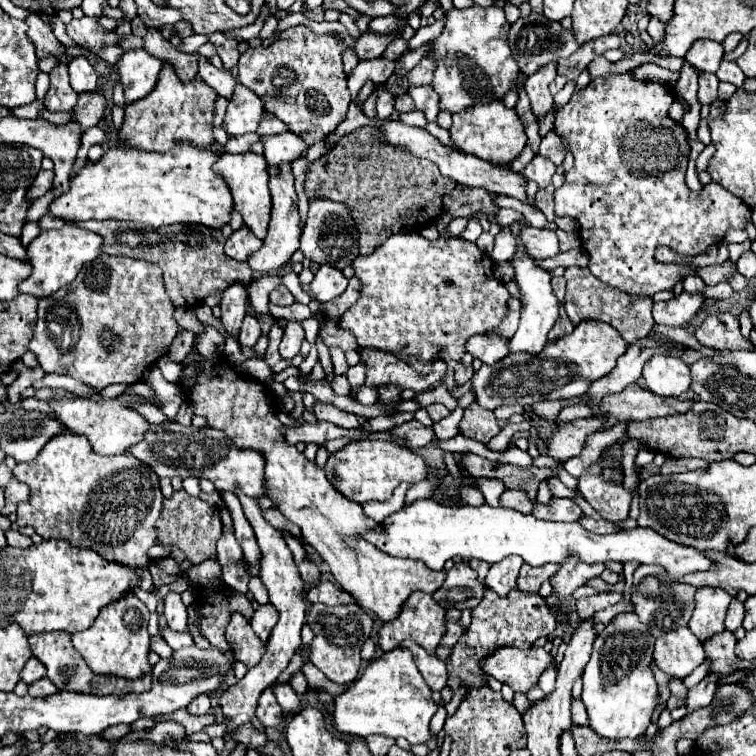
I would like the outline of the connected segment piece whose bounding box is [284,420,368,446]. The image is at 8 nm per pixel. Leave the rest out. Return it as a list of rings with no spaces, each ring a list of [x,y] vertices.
[[[302,422],[302,424],[288,424],[284,426],[284,438],[288,438],[288,444],[298,444],[298,442],[314,442],[322,446],[328,440],[336,438],[358,438],[364,440],[368,432],[364,430],[344,430],[332,422]]]

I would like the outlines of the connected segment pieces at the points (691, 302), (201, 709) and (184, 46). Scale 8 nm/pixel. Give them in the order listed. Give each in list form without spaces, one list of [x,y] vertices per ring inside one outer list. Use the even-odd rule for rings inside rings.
[[[684,290],[680,296],[668,302],[656,302],[654,322],[664,324],[664,326],[686,326],[690,318],[700,310],[704,300],[706,298],[702,294],[690,294]]]
[[[198,696],[190,706],[188,706],[190,714],[208,714],[210,712],[210,698],[208,696]]]
[[[194,34],[184,38],[178,50],[187,54],[192,54],[197,52],[198,49],[206,42],[208,42],[208,36]]]

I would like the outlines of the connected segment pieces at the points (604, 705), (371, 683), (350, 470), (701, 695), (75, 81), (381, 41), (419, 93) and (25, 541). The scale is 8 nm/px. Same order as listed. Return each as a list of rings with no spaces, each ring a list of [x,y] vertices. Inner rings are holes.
[[[618,614],[596,638],[590,662],[584,668],[582,702],[590,716],[590,728],[612,740],[638,738],[646,732],[658,704],[658,684],[652,672],[656,638],[636,614]]]
[[[396,648],[382,654],[378,660],[372,660],[364,674],[348,688],[348,694],[338,696],[334,704],[334,720],[340,732],[362,738],[370,734],[384,734],[390,738],[402,736],[410,744],[426,744],[430,750],[438,744],[436,736],[430,732],[430,718],[438,706],[408,648]]]
[[[364,440],[348,444],[340,452],[330,454],[324,470],[332,486],[336,486],[340,494],[358,504],[364,504],[368,500],[386,500],[392,496],[398,484],[420,482],[426,480],[428,476],[428,468],[422,456],[394,442],[380,442],[380,440]]]
[[[710,672],[698,686],[694,686],[694,688],[688,690],[686,706],[688,706],[690,712],[694,712],[700,706],[708,706],[712,702],[714,692],[716,692],[716,682],[718,682],[718,674]]]
[[[78,56],[78,58],[70,60],[68,70],[70,70],[70,86],[78,94],[94,92],[98,88],[98,76],[86,56]]]
[[[406,20],[400,22],[400,24],[398,24],[392,32],[388,32],[388,34],[372,34],[372,32],[362,34],[362,36],[356,40],[356,46],[354,46],[358,58],[360,58],[360,60],[366,60],[366,58],[380,58],[380,56],[384,54],[386,46],[402,34],[402,30],[404,30],[406,24],[408,24]]]
[[[410,86],[408,94],[412,96],[416,108],[426,114],[428,122],[434,122],[440,112],[440,106],[438,106],[440,98],[436,98],[436,92],[432,90],[432,86]]]
[[[8,530],[6,538],[8,538],[8,546],[16,546],[16,548],[28,548],[28,546],[32,546],[32,540],[28,536],[20,534],[18,530]]]

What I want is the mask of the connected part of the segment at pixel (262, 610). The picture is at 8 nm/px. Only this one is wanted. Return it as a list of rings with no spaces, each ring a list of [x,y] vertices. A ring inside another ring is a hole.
[[[266,604],[266,606],[260,606],[254,612],[254,616],[250,620],[250,626],[256,632],[256,636],[266,644],[266,640],[268,640],[268,636],[270,636],[270,632],[272,632],[272,628],[274,628],[276,622],[278,622],[276,610],[270,604]]]

